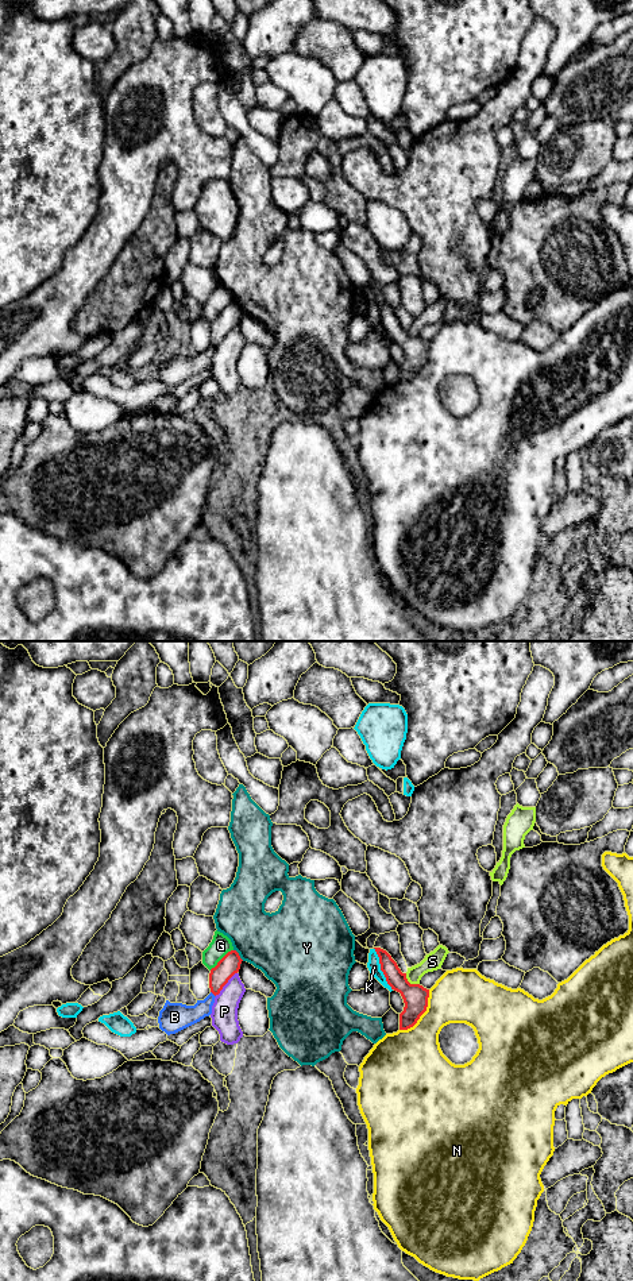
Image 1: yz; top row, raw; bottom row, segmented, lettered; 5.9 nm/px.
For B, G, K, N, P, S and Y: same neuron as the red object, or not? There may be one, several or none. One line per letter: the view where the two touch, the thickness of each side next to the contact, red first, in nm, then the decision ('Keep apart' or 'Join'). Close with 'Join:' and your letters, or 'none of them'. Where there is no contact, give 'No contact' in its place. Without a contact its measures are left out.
B: Touches red in yz. Thickness 120 nm (red) against 160 nm. Keep apart
G: Touches red in yz. Thickness 120 nm (red) against 120 nm. Keep apart
K: Touches red in yz. Thickness 140 nm (red) against 80 nm. Keep apart
N: Touches red in yz. Thickness 150 nm (red) against 320 nm. Keep apart
P: Touches red in yz. Thickness 120 nm (red) against 160 nm. Keep apart
S: Touches red in yz. Thickness 150 nm (red) against 110 nm. Keep apart
Y: Touches red in yz. Thickness 120 nm (red) against 380 nm. Keep apart
Join: none of them

